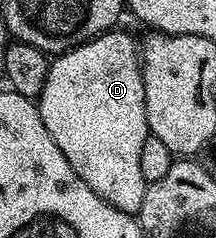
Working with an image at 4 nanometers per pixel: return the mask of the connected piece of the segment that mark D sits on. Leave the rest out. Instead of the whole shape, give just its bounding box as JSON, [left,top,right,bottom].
[36,29,151,215]

